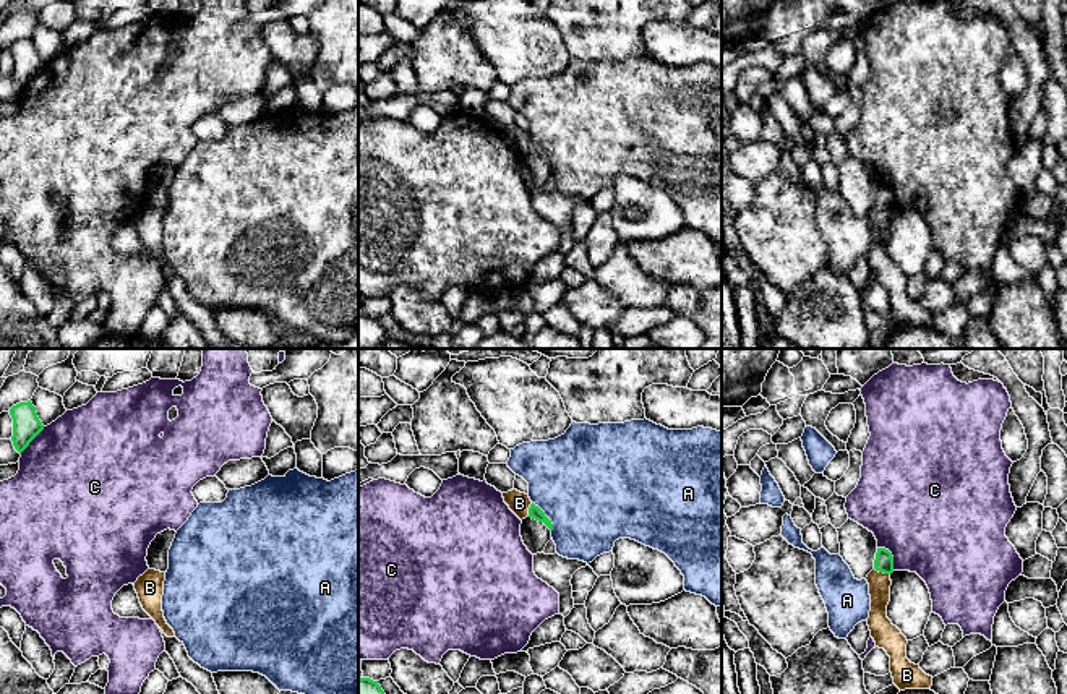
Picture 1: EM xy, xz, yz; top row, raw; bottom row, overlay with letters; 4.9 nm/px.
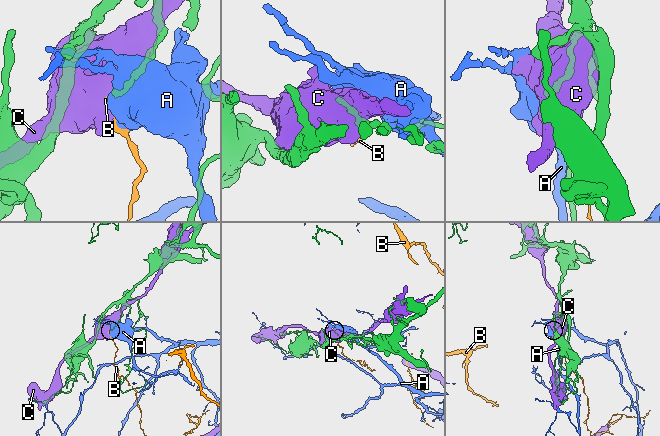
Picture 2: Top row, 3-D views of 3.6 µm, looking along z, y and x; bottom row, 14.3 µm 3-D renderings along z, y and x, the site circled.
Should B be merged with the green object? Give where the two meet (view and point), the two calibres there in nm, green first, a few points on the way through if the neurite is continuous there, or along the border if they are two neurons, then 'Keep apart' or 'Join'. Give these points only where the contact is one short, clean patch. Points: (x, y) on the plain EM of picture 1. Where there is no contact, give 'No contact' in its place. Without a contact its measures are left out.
Touches green at yz (882, 208). Thickness 100 nm (green) against 110 nm. Boundary: yz (874, 205), (889, 211). Keep apart

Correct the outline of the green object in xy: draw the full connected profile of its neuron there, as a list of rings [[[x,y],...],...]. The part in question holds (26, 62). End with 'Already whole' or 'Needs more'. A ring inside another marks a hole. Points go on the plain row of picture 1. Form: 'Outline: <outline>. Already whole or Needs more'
Outline: [[[31,37],[19,39],[10,45],[13,55],[13,83],[21,91],[29,79],[44,66]]]. Already whole

